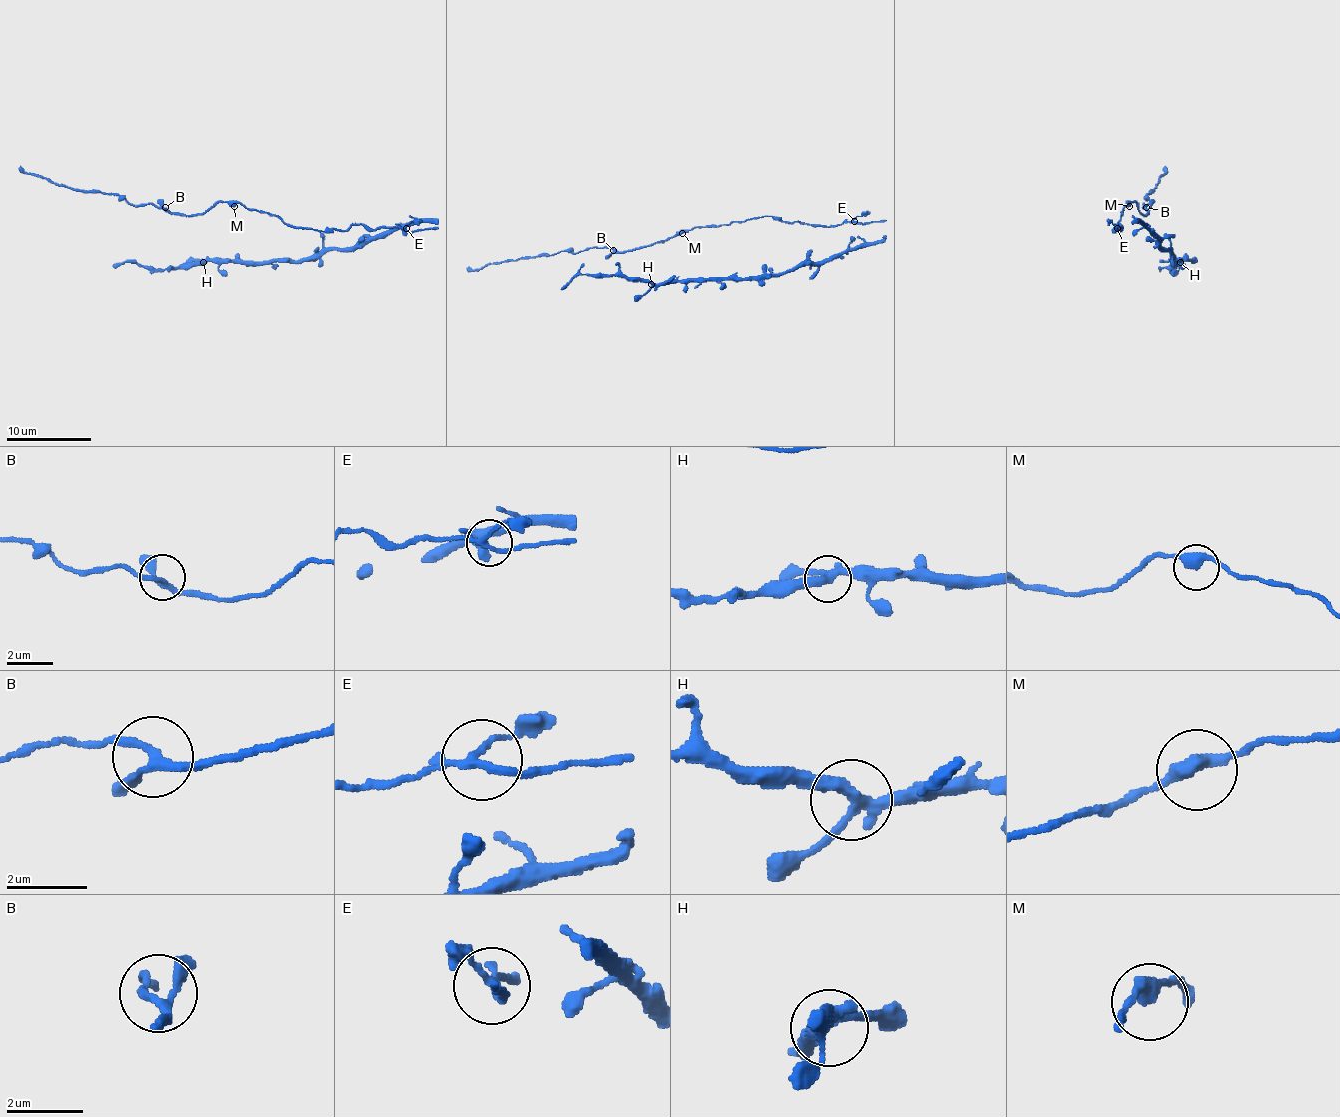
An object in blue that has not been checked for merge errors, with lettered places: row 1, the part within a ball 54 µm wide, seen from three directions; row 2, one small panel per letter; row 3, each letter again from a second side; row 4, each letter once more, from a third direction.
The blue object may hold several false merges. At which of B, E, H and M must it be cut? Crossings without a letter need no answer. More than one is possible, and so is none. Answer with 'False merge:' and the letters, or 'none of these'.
False merge: none of these

